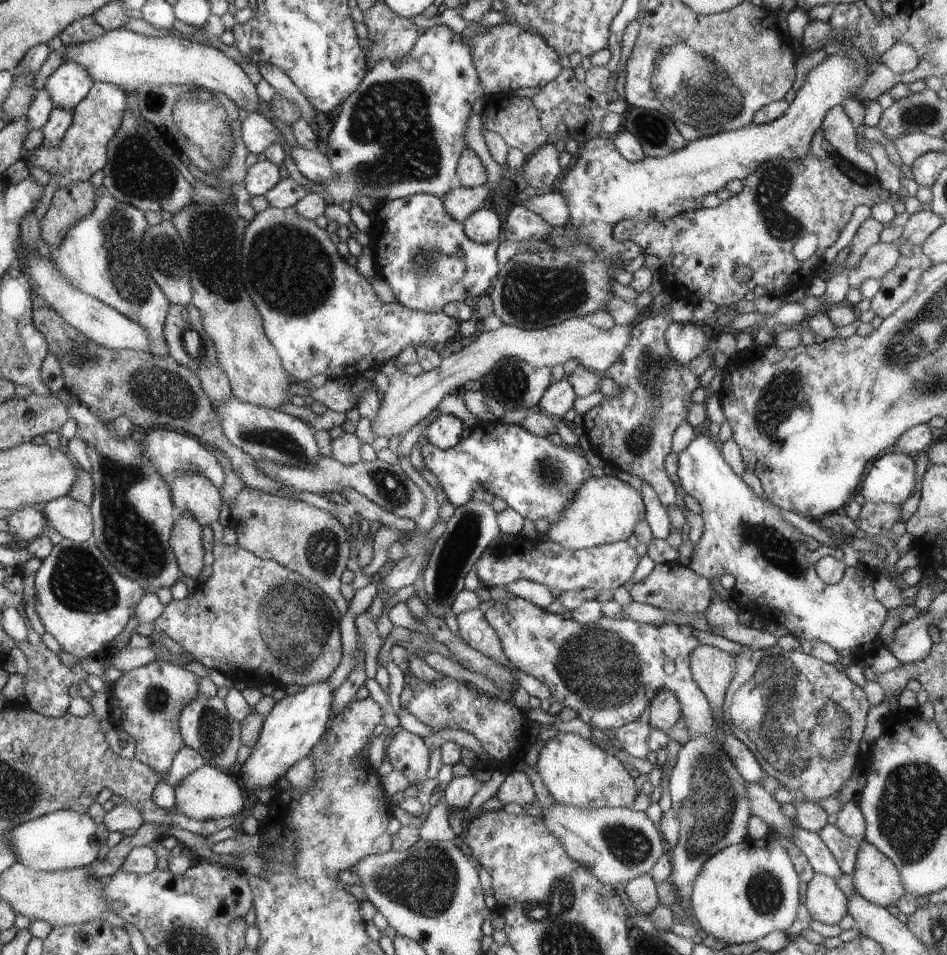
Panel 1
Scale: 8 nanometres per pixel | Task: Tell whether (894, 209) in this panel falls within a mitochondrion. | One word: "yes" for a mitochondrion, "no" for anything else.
no

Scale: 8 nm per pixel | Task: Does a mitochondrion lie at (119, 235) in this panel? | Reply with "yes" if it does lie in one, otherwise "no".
yes

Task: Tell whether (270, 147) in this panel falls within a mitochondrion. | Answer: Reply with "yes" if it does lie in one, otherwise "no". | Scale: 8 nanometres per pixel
no

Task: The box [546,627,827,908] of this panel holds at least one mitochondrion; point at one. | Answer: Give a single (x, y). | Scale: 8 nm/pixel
(716, 804)

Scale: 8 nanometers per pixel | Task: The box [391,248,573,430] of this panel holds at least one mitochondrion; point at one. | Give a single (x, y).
(510, 382)

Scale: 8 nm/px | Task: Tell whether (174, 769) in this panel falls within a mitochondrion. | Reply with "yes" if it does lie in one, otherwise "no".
no

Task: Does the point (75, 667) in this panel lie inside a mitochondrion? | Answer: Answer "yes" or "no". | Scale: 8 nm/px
no

